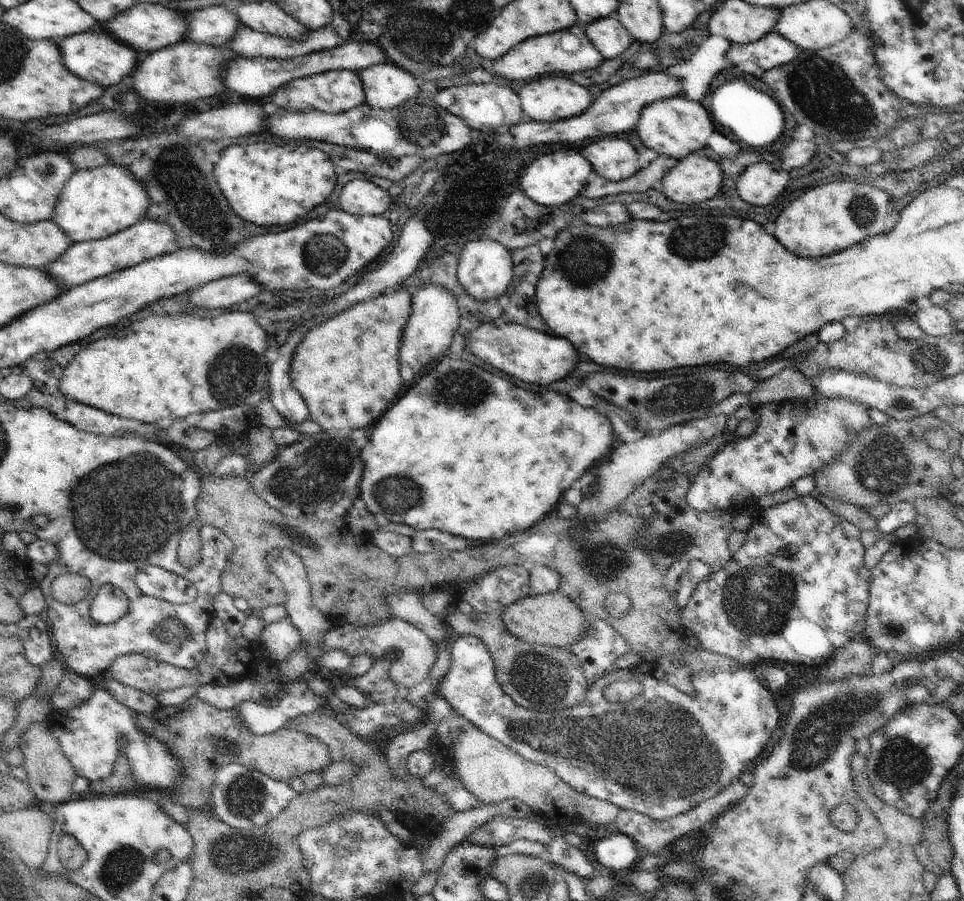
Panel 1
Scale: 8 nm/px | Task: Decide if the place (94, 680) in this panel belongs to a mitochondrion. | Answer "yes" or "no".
no

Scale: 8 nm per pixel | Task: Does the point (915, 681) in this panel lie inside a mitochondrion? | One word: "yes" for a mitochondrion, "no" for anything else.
yes

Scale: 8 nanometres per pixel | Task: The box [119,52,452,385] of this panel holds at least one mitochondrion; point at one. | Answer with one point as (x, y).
(180, 179)

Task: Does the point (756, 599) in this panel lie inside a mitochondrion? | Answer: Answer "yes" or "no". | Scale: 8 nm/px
yes

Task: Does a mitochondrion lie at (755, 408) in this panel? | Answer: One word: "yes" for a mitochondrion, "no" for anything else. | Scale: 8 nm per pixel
no

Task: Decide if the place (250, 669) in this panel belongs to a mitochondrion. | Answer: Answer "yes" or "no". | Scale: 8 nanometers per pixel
no

